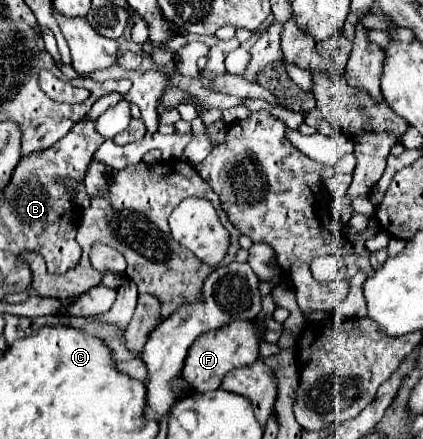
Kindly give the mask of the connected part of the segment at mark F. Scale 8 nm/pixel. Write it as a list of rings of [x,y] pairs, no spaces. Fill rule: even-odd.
[[[232,321],[230,325],[224,325],[222,329],[214,329],[210,333],[204,333],[194,341],[194,345],[188,349],[188,357],[184,361],[182,377],[188,381],[188,385],[200,393],[214,391],[220,387],[222,377],[236,367],[250,365],[258,359],[258,335],[264,329],[264,323],[258,321]]]

